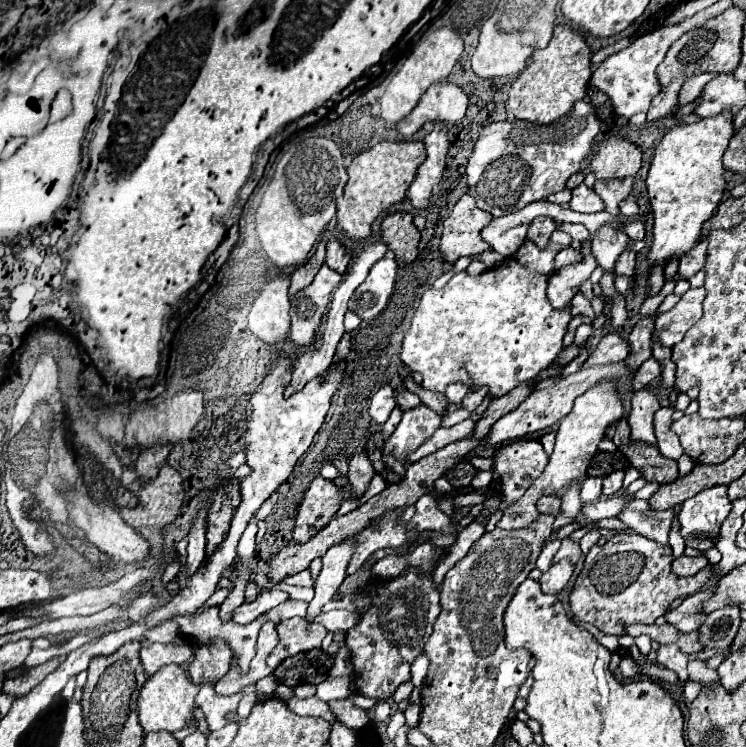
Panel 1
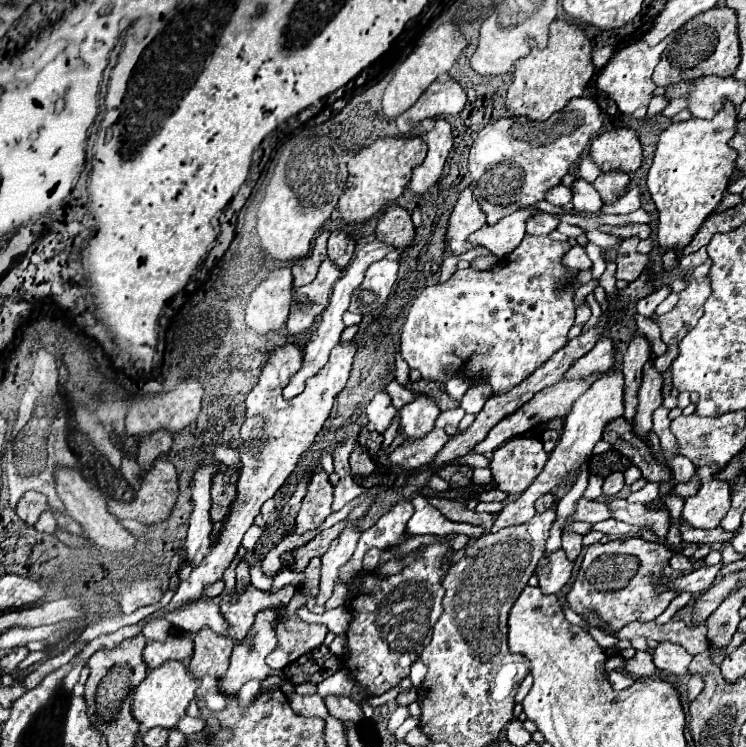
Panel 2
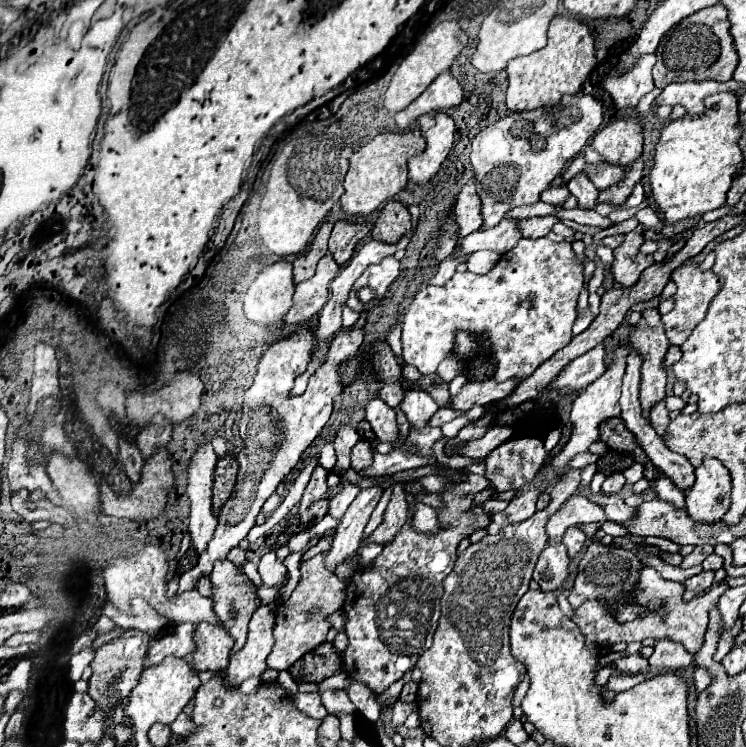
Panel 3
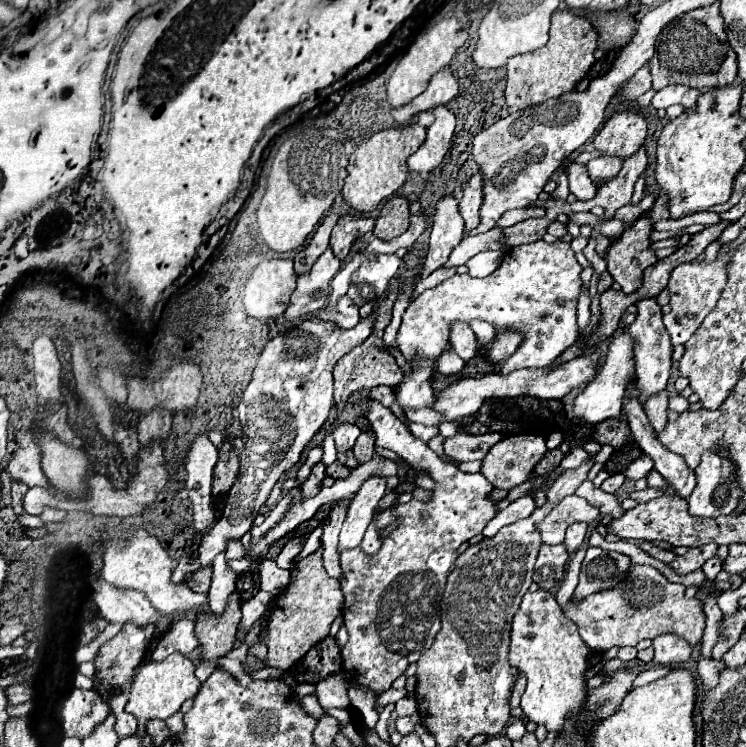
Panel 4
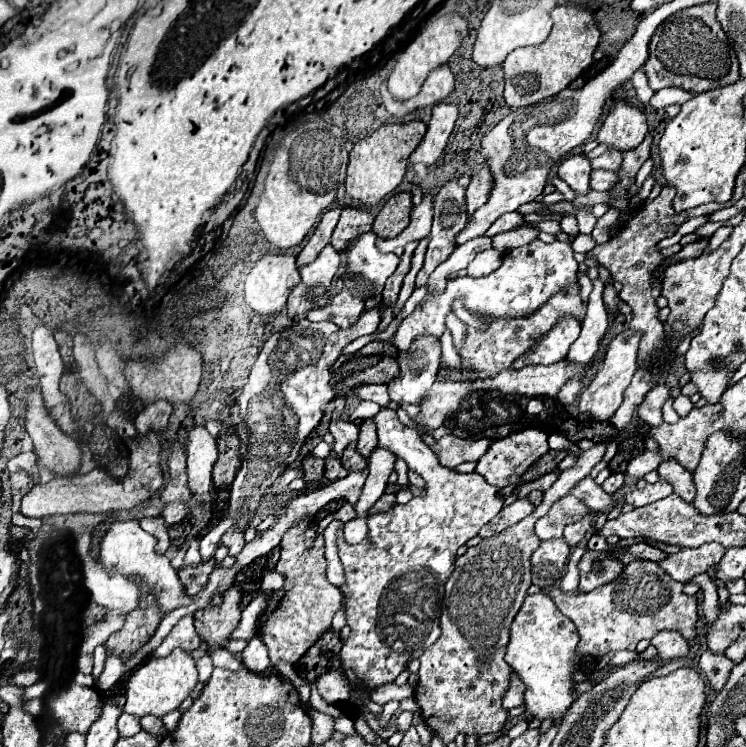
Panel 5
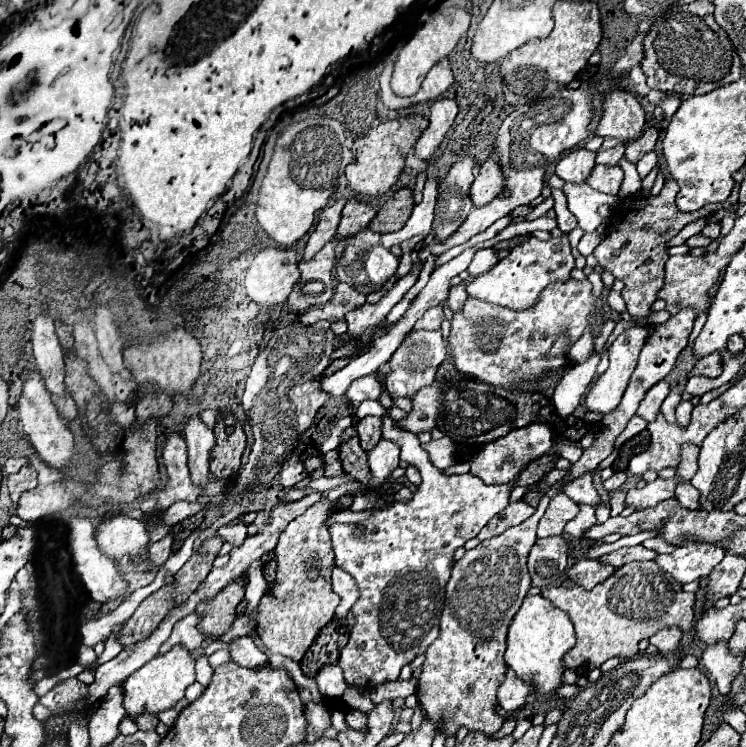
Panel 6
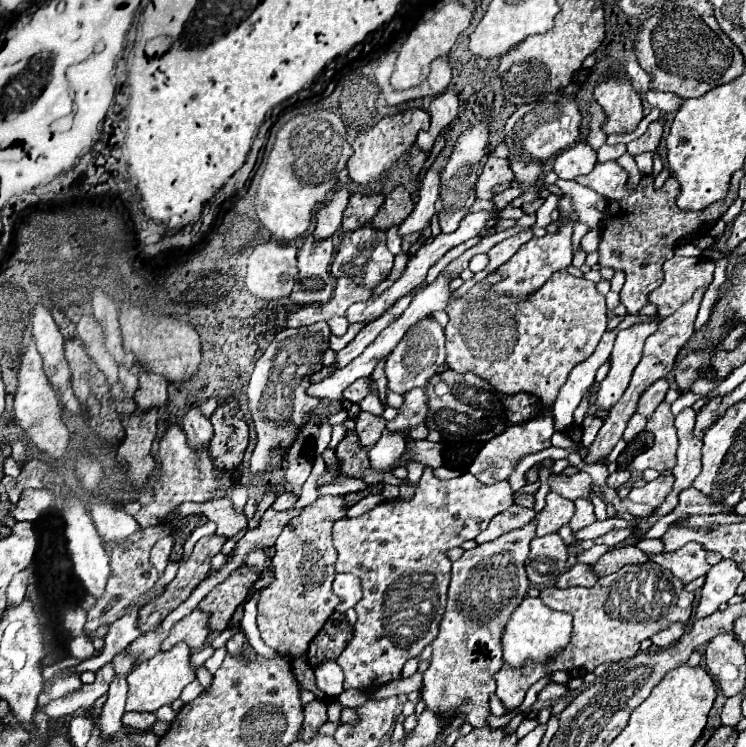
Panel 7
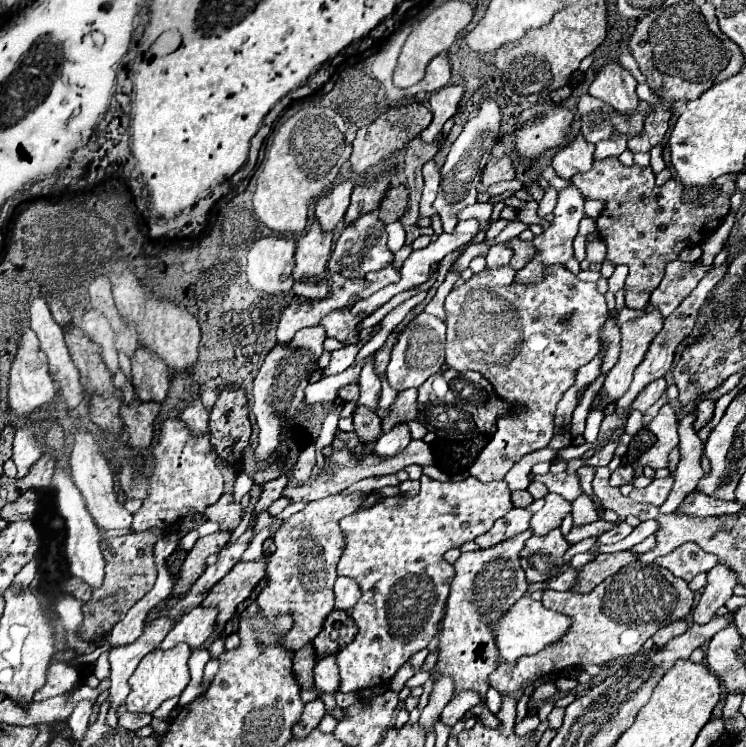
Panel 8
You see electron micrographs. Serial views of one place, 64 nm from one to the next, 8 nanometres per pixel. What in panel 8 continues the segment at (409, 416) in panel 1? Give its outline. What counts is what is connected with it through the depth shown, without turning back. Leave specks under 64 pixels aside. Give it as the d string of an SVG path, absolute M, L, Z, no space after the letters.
M420 312L416 318L412 318L406 328L400 332L392 356L388 362L388 384L396 390L402 392L406 388L418 388L424 384L424 380L432 374L436 374L442 364L444 364L444 334L446 334L446 324L440 322L436 316L430 316L426 312Z

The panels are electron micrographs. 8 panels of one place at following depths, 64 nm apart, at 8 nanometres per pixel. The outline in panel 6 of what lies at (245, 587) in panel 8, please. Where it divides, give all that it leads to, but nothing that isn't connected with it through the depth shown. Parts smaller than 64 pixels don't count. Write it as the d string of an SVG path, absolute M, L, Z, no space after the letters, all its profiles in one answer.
M238 578L232 584L228 584L216 598L198 604L196 614L200 616L198 628L202 634L218 640L230 630L230 626L236 620L236 606L244 598L244 586L246 578Z

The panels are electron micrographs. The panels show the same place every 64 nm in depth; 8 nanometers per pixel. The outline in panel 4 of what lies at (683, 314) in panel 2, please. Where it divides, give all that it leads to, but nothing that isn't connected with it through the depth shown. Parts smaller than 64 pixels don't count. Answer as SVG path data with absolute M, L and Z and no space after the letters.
M720 256L712 262L686 262L674 268L674 272L670 274L670 282L668 282L668 290L670 290L670 306L672 312L664 316L664 326L672 338L672 344L684 344L704 322L704 318L710 314L710 310L716 306L720 292L726 284L726 256Z

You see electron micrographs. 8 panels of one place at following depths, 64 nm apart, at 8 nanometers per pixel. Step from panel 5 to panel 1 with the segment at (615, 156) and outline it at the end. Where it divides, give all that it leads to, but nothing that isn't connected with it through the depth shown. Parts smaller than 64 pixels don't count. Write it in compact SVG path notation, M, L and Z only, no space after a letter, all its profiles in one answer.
M632 178L628 180L608 180L608 182L602 182L602 180L596 180L596 194L604 200L606 204L606 212L612 214L612 216L620 216L620 202L626 200L630 196L630 190L632 190Z

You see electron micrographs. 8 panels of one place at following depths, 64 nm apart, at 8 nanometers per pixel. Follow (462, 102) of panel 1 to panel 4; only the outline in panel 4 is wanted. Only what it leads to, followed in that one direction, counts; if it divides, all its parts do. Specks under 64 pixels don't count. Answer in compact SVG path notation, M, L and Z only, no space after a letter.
M444 68L442 72L434 74L430 80L430 86L412 102L408 102L404 108L394 108L392 116L398 124L406 124L412 116L424 112L424 110L434 110L438 106L446 106L448 102L456 100L458 96L458 82L452 76L450 68Z

